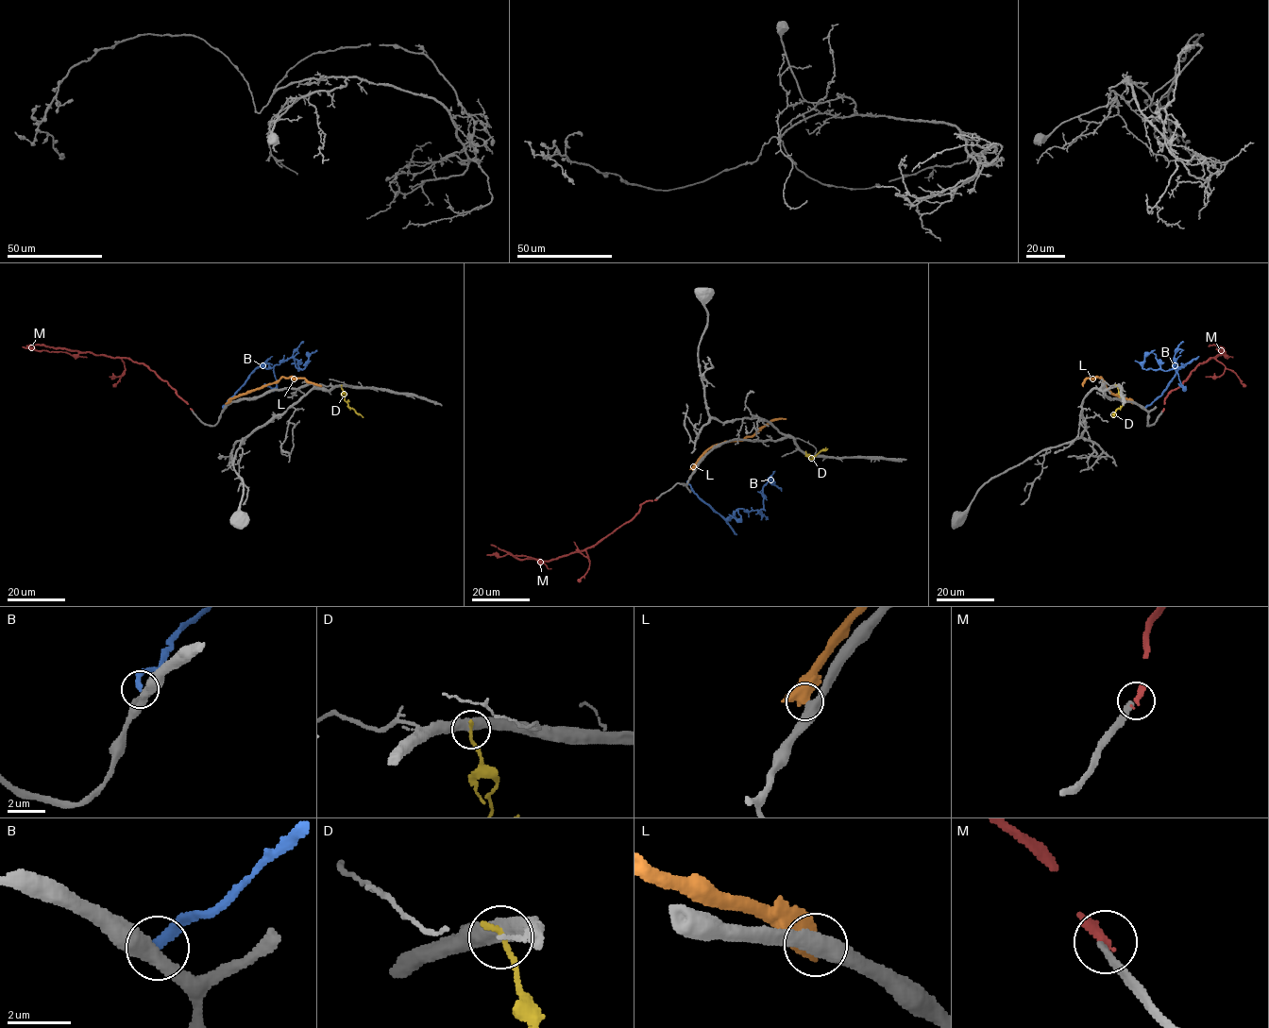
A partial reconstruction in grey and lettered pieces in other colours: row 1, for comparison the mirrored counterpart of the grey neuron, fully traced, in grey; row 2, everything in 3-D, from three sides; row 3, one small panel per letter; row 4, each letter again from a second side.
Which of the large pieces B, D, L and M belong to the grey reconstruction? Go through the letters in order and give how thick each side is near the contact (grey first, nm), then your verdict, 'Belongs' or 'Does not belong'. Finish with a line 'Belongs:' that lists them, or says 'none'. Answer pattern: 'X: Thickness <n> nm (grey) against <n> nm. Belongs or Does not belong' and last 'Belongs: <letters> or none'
B: Thickness 400 nm (grey) against 300 nm. Does not belong
D: Thickness 480 nm (grey) against 200 nm. Does not belong
L: Thickness 500 nm (grey) against 500 nm. Does not belong
M: Thickness 240 nm (grey) against 280 nm. Does not belong
Belongs: none

